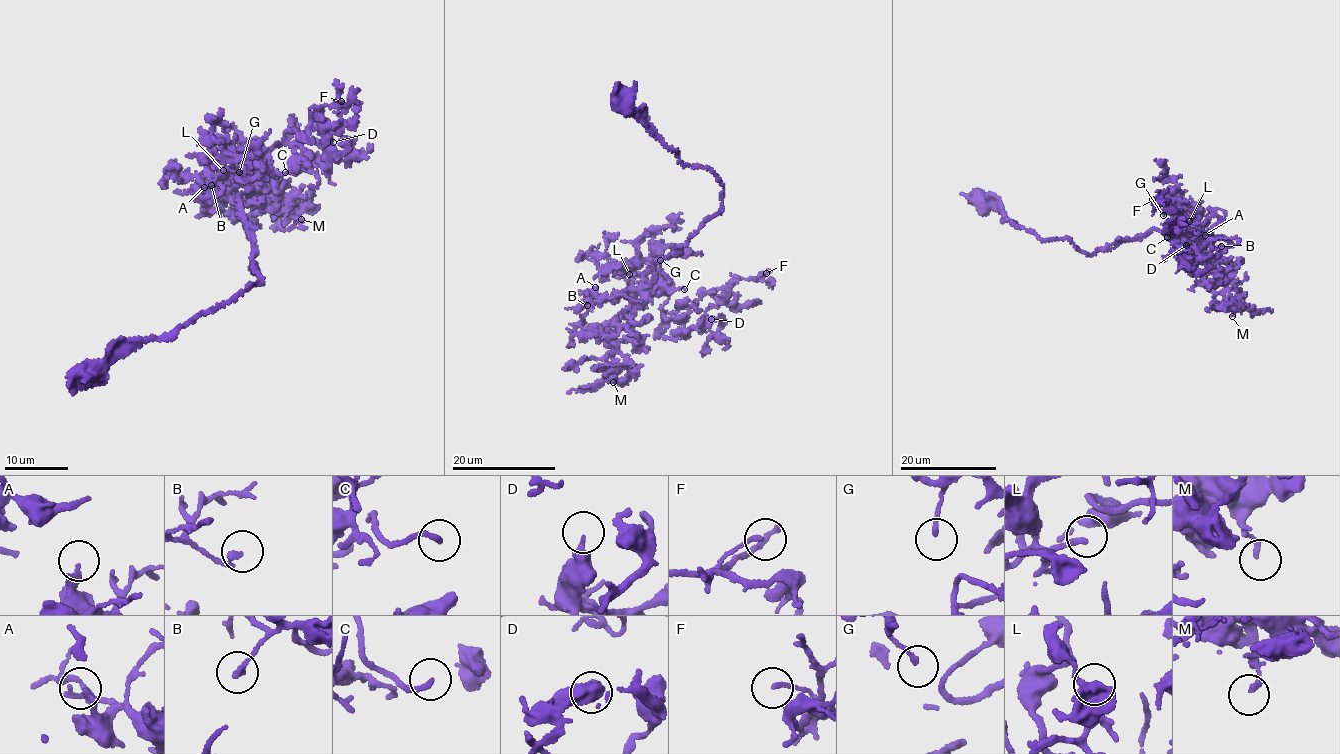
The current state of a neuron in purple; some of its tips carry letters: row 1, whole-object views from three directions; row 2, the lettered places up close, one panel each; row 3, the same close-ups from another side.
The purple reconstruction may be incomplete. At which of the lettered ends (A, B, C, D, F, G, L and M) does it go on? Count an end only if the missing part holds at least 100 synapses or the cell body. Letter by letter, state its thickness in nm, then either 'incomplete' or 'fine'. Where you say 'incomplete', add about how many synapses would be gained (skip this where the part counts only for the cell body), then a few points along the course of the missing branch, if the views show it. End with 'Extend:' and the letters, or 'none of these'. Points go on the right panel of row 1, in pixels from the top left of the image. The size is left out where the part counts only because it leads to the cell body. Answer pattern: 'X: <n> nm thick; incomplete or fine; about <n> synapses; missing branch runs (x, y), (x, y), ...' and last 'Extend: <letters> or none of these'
A: 240 nm thick; fine
B: 170 nm thick; fine
C: 190 nm thick; incomplete; about 100 synapses; missing branch runs (1167, 237), (1172, 221), (1185, 227), (1189, 220), (1170, 209), (1157, 213), (1160, 207), (1153, 186)
D: 340 nm thick; fine
F: 140 nm thick; fine
G: 150 nm thick; fine
L: 180 nm thick; fine
M: 180 nm thick; fine
Extend: C

